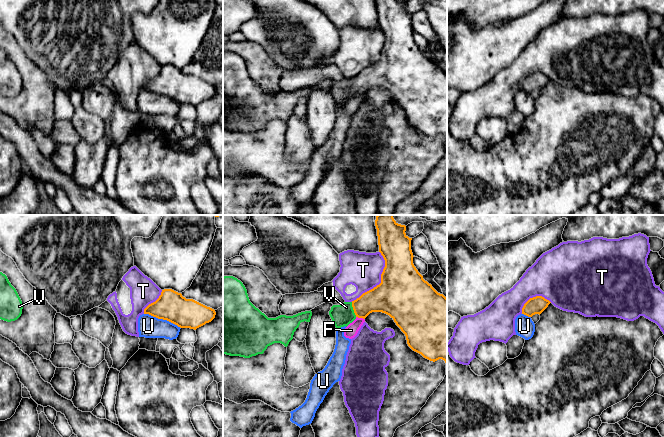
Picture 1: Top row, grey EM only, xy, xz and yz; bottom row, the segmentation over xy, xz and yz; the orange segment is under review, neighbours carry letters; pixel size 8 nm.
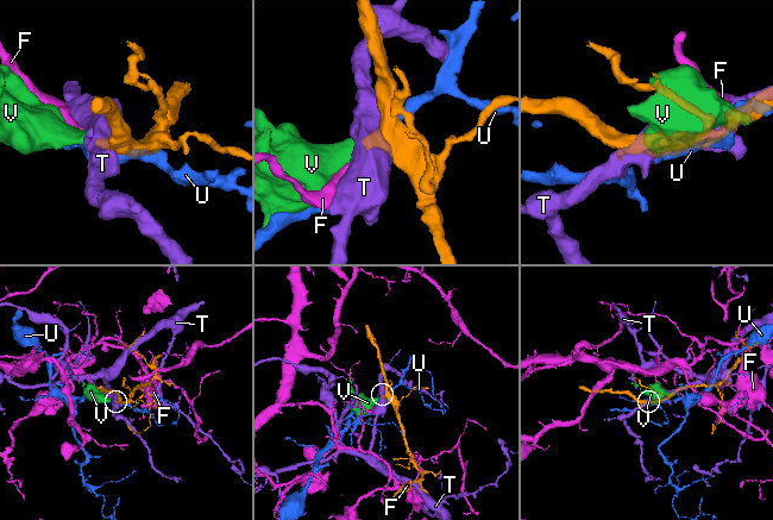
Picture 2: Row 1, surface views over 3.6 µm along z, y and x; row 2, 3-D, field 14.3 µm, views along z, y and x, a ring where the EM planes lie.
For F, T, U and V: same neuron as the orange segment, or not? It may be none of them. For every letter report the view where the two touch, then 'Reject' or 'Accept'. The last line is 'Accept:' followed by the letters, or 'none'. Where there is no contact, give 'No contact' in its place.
F: Touches orange in xz. Reject
T: Touches orange in xz. Reject
U: Touches orange in xy. Reject
V: Touches orange in xz. Accept
Accept: V

